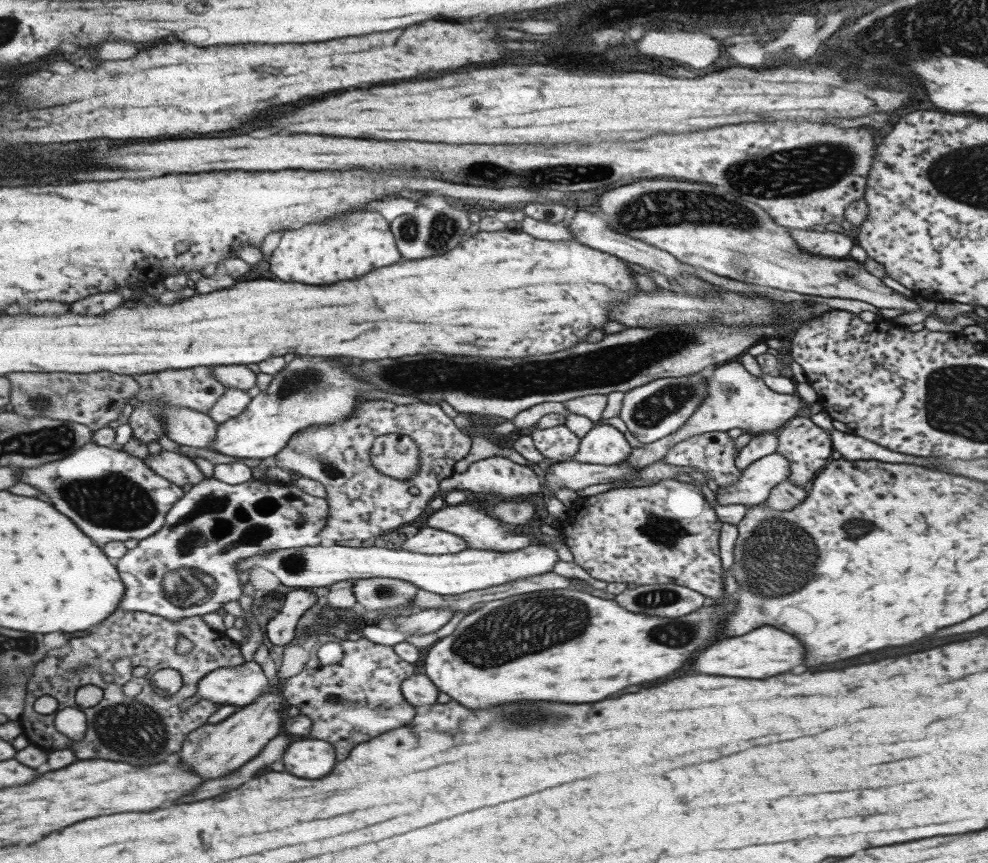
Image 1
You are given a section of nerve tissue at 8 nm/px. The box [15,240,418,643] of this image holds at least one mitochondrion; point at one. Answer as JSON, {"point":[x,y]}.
{"point":[111,502]}

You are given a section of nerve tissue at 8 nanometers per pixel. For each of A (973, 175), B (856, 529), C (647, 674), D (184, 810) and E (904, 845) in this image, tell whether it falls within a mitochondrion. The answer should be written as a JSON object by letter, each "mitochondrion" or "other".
{"A":"mitochondrion","B":"mitochondrion","C":"other","D":"other","E":"other"}

